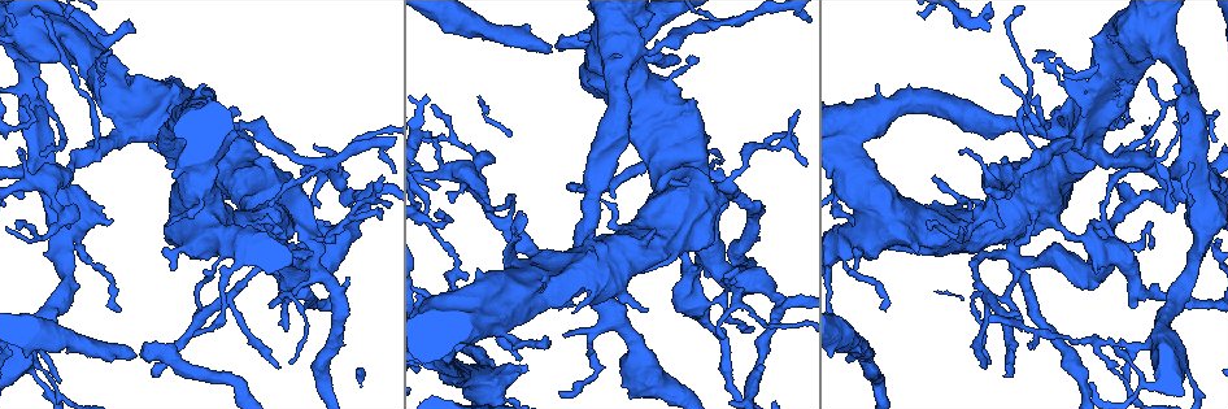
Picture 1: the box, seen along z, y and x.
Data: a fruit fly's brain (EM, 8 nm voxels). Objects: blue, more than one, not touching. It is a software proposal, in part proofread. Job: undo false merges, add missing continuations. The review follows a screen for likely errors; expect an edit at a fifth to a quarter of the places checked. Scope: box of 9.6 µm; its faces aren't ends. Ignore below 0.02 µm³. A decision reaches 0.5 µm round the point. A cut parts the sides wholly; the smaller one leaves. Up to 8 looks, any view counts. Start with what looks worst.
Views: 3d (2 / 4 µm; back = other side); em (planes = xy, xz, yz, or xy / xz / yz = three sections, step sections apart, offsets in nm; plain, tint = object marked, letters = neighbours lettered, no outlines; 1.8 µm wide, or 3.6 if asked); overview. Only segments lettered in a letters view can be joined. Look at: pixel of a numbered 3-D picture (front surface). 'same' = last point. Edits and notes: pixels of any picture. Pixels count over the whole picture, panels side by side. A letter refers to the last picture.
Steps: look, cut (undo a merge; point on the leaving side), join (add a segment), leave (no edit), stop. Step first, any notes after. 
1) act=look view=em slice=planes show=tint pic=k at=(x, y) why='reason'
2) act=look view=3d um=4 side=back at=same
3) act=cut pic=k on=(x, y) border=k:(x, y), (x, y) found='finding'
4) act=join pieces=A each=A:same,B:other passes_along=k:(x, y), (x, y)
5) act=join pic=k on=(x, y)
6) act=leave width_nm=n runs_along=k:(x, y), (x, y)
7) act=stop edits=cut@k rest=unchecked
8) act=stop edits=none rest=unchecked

act=look view=3d um=4 pic=1 at=(1188, 100) why='thin arm on a thick one'

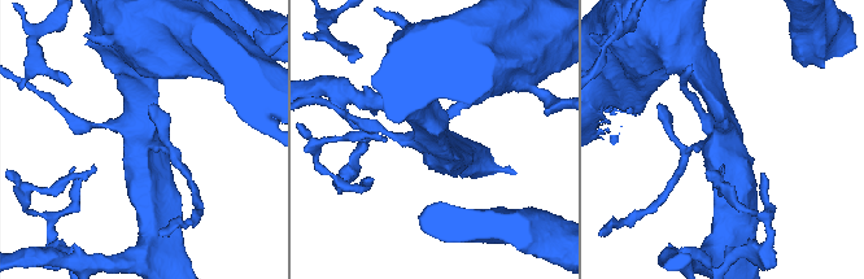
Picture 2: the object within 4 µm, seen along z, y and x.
act=look view=em slice=planes show=letters pic=2 at=(436, 144) why='now the EM'

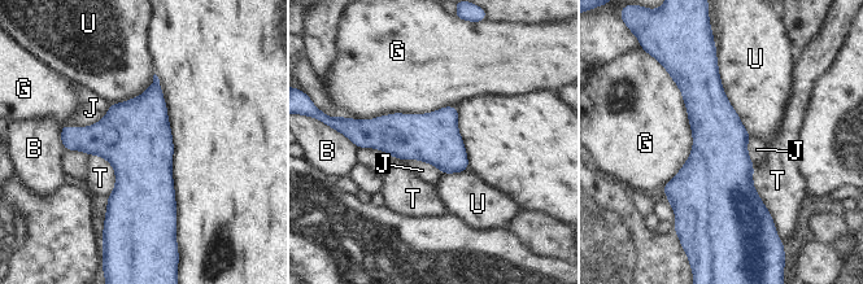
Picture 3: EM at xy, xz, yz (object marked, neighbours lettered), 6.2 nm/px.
act=leave each=B:other,G:other,J:other,T:other,U:other found='one cell here'

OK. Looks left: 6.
act=look view=em um=3.6 slice=planes show=letters pic=1 at=(738, 276) why='sudden change in width'

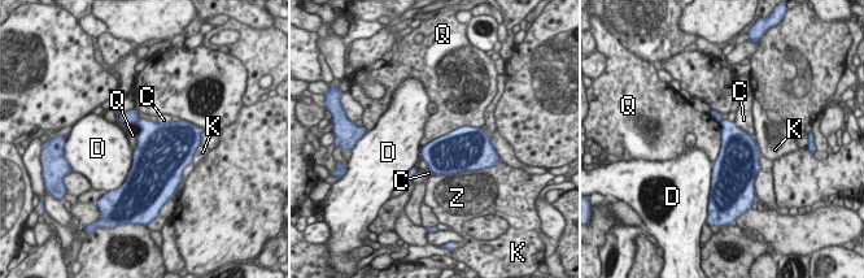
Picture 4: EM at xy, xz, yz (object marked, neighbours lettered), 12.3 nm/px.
act=cut pic=4 on=(152, 134) each=C:other,D:other,K:other,Q:other,Z:other border=4:(139, 118), (135, 124) found='two cells meet here'

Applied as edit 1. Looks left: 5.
act=look view=em um=3.6 slice=planes show=tint pic=1 at=(294, 216) why='sudden change in width'

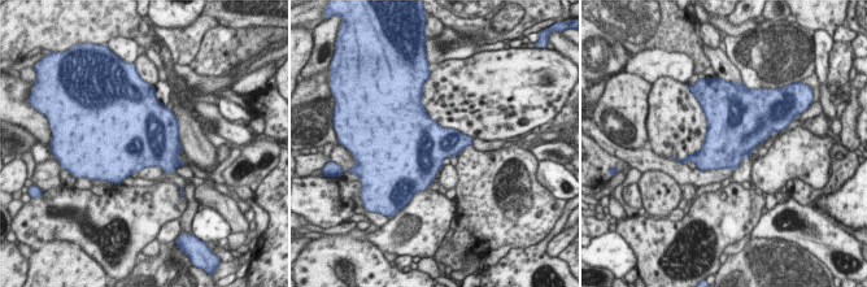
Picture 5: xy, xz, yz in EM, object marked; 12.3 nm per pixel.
act=look view=em um=3.6 slice=planes show=letters at=same

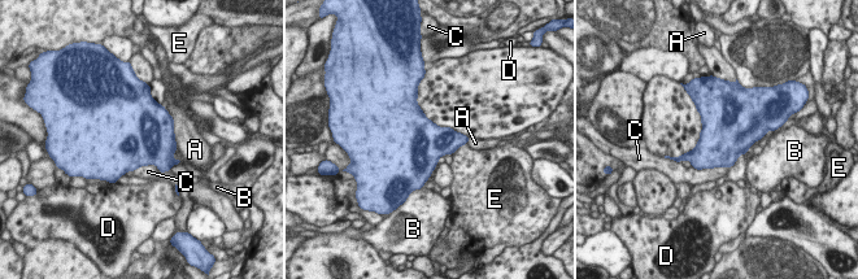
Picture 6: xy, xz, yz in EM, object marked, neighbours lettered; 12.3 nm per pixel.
act=leave each=A:other,B:other,C:other,D:other,E:other border=6:(692, 166), (697, 169), (727, 169) found='all the same cell'

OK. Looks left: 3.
act=stop edits=cut@4 rest=unchecked

